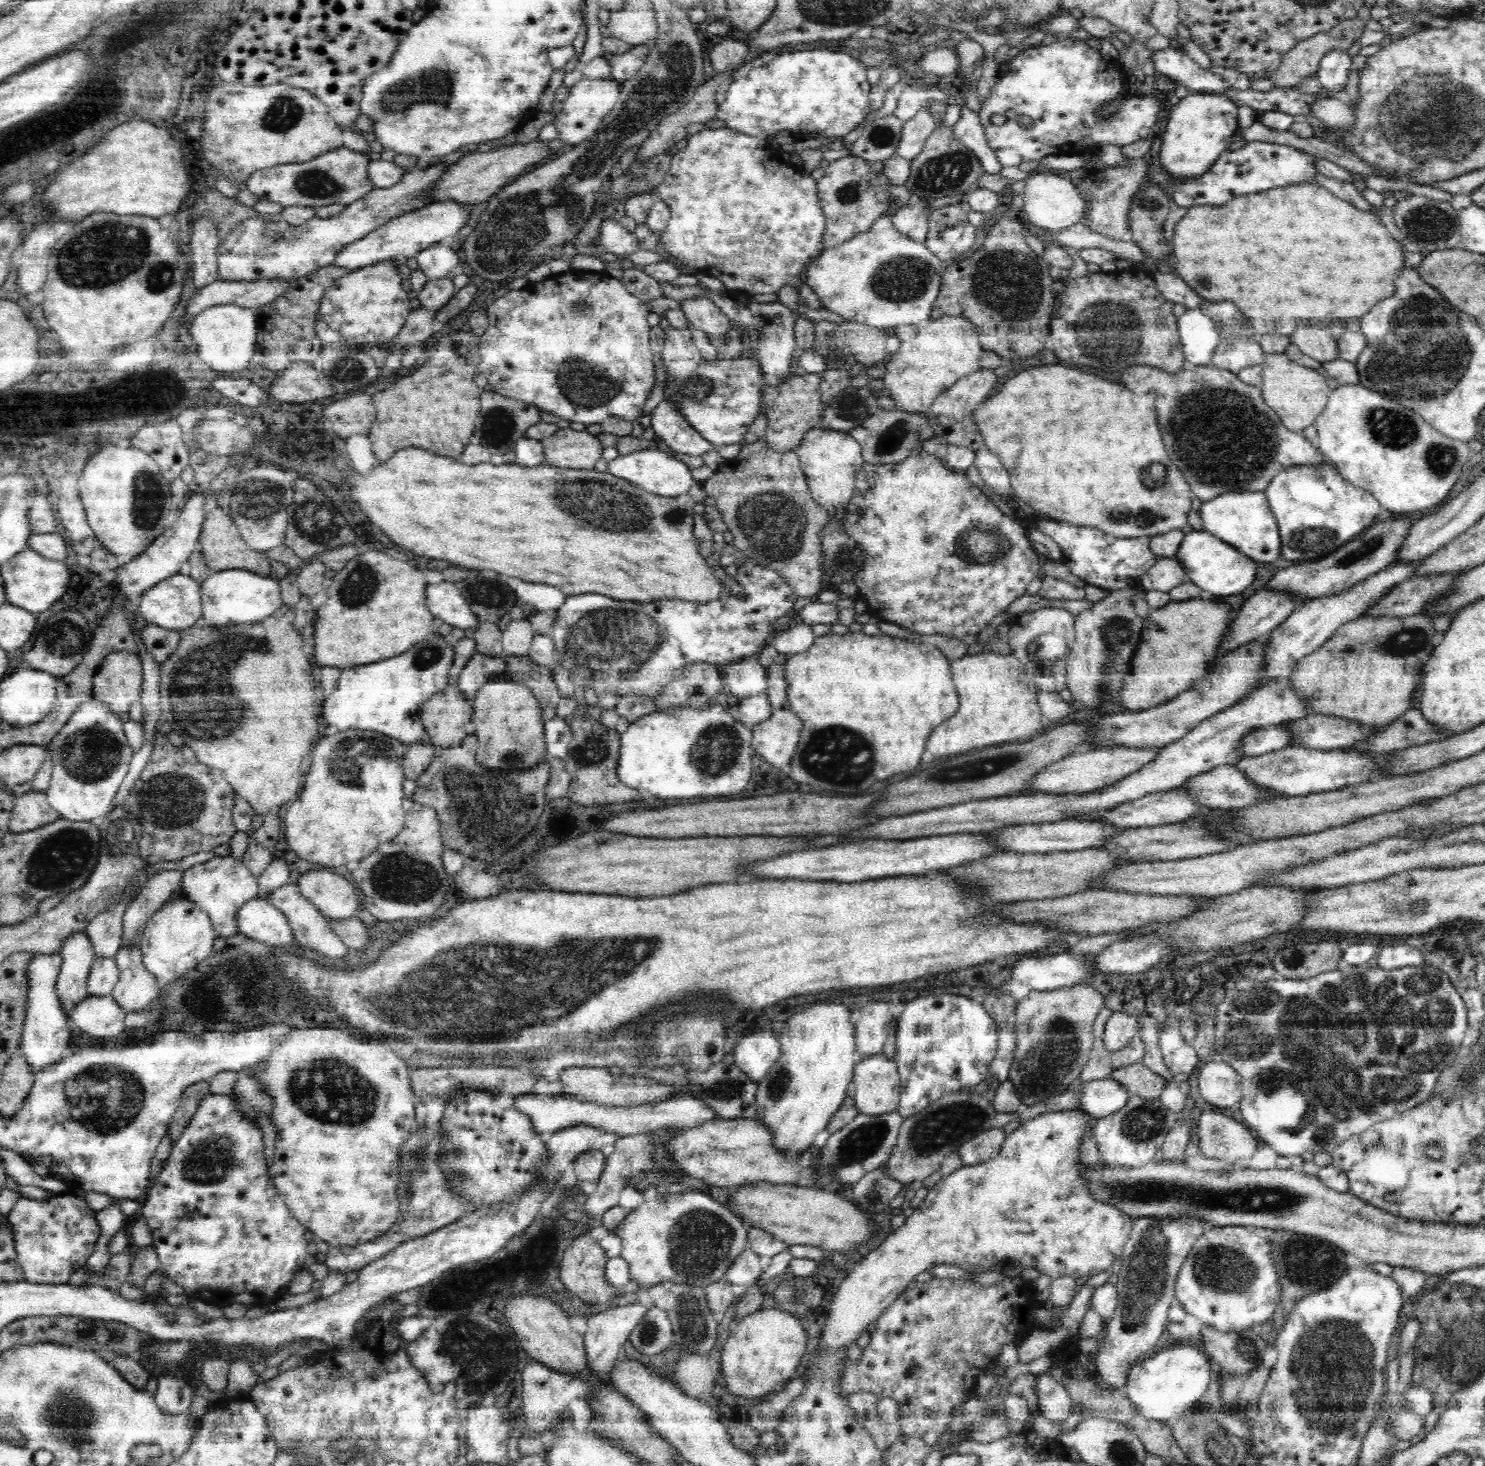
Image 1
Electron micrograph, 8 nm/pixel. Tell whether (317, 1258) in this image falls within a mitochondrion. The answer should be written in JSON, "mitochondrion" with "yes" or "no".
{"mitochondrion":"no"}

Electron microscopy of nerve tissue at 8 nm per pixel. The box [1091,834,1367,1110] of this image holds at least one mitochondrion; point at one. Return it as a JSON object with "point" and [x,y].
{"point":[1294,959]}

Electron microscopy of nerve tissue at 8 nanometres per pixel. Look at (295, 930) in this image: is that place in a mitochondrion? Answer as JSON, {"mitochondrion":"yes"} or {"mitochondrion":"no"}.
{"mitochondrion":"no"}

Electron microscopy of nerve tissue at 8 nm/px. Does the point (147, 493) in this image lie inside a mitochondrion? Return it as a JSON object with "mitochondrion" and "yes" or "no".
{"mitochondrion":"yes"}

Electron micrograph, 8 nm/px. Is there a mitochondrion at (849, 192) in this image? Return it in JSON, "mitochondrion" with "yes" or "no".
{"mitochondrion":"yes"}

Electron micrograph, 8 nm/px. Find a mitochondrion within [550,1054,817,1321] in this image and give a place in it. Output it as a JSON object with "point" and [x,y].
{"point":[701,1240]}

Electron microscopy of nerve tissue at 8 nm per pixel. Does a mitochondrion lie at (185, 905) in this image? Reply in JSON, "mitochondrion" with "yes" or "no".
{"mitochondrion":"no"}

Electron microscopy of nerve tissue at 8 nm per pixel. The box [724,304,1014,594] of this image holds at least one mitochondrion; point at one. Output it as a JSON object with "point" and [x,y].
{"point":[771,522]}

